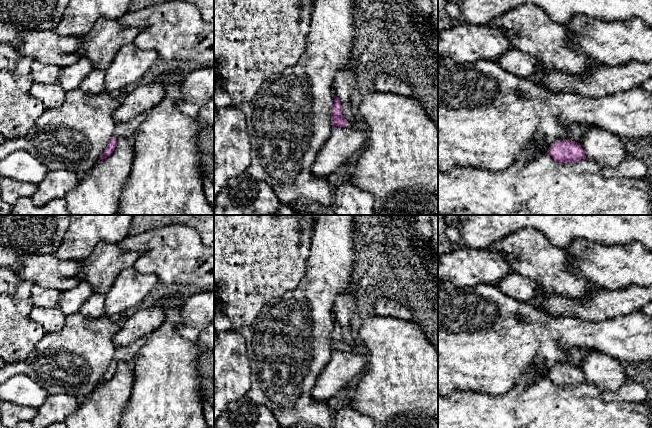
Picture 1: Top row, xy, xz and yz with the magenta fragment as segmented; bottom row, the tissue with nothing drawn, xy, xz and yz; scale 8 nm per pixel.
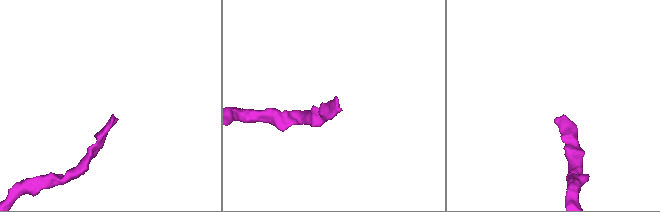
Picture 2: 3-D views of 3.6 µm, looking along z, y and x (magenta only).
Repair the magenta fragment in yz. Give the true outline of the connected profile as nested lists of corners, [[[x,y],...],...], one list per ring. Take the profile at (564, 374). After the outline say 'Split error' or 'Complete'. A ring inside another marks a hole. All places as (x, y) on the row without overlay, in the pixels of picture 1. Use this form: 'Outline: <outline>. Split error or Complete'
Outline: [[[567,363],[554,365],[547,377],[558,386],[572,386],[586,382],[581,369]]]. Complete

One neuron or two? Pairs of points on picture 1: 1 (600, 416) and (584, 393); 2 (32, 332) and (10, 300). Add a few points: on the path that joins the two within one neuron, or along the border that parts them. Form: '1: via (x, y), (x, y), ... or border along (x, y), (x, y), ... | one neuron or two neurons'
1: via (594, 410), (584, 399) | one neuron
2: via (24, 324), (10, 308) | one neuron

